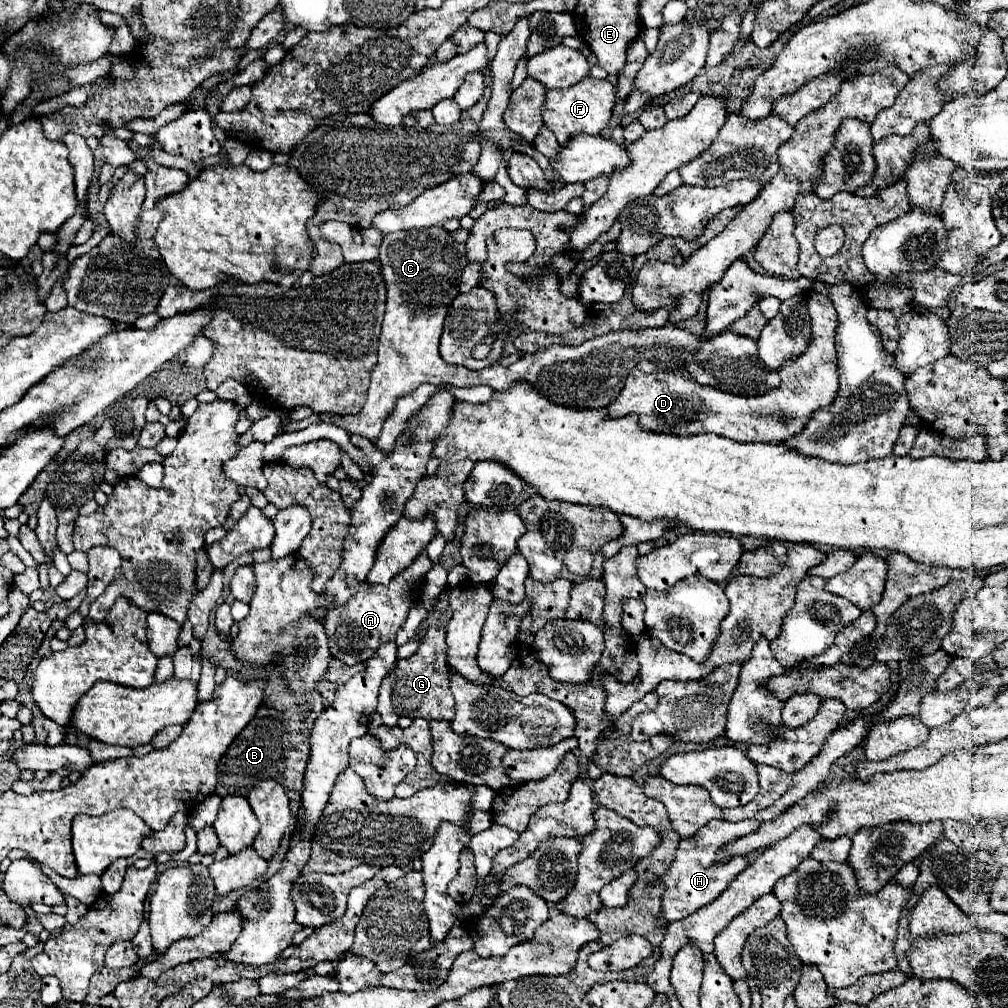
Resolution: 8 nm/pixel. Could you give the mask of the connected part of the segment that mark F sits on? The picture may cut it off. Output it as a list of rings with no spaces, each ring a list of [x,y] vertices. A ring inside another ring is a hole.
[[[588,76],[586,80],[574,84],[572,88],[548,90],[542,118],[546,128],[550,128],[558,138],[558,142],[564,146],[564,142],[568,142],[578,134],[600,134],[610,124],[614,102],[616,102],[614,86],[608,80],[596,80]]]

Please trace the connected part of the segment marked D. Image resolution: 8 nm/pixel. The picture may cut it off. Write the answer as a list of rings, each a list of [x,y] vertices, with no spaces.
[[[812,292],[808,298],[808,312],[810,312],[810,326],[812,326],[810,346],[806,346],[806,350],[798,358],[782,364],[782,370],[780,370],[782,382],[778,388],[774,388],[762,396],[752,396],[752,398],[750,396],[734,396],[734,394],[726,394],[726,392],[712,388],[712,386],[700,386],[698,382],[694,382],[694,378],[690,374],[686,374],[682,370],[674,370],[674,372],[660,372],[658,370],[652,374],[644,374],[642,370],[634,368],[634,370],[630,370],[622,392],[618,394],[618,398],[608,408],[610,418],[626,416],[626,414],[638,414],[644,430],[662,432],[662,434],[678,434],[678,436],[714,432],[718,436],[726,436],[726,438],[736,440],[736,442],[780,444],[780,442],[792,438],[794,434],[800,434],[800,430],[814,416],[814,412],[824,408],[824,406],[830,406],[838,394],[838,366],[836,366],[836,350],[834,350],[836,310],[834,310],[830,298],[826,298],[818,292]]]

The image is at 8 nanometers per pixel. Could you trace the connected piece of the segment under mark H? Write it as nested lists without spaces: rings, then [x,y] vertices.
[[[712,820],[702,830],[698,830],[698,834],[686,838],[686,840],[680,840],[676,858],[674,858],[670,870],[662,876],[662,882],[666,886],[664,894],[662,894],[662,914],[660,914],[662,926],[666,926],[674,920],[682,920],[682,918],[690,916],[692,912],[696,912],[698,908],[712,904],[728,888],[728,884],[746,868],[748,858],[736,856],[724,864],[714,866],[716,854],[724,844],[728,844],[744,834],[754,832],[758,826],[760,826],[758,820],[742,820],[742,822]]]

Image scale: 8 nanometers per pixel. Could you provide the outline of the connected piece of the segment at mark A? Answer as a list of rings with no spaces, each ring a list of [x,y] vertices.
[[[420,554],[410,568],[396,574],[388,586],[368,586],[366,582],[360,584],[360,590],[342,606],[334,606],[328,610],[324,618],[326,634],[330,652],[334,658],[342,660],[348,666],[354,666],[358,662],[366,662],[372,658],[372,654],[384,644],[396,638],[396,632],[406,620],[408,610],[412,604],[418,602],[418,588],[426,572],[432,568],[432,562],[426,554]]]

